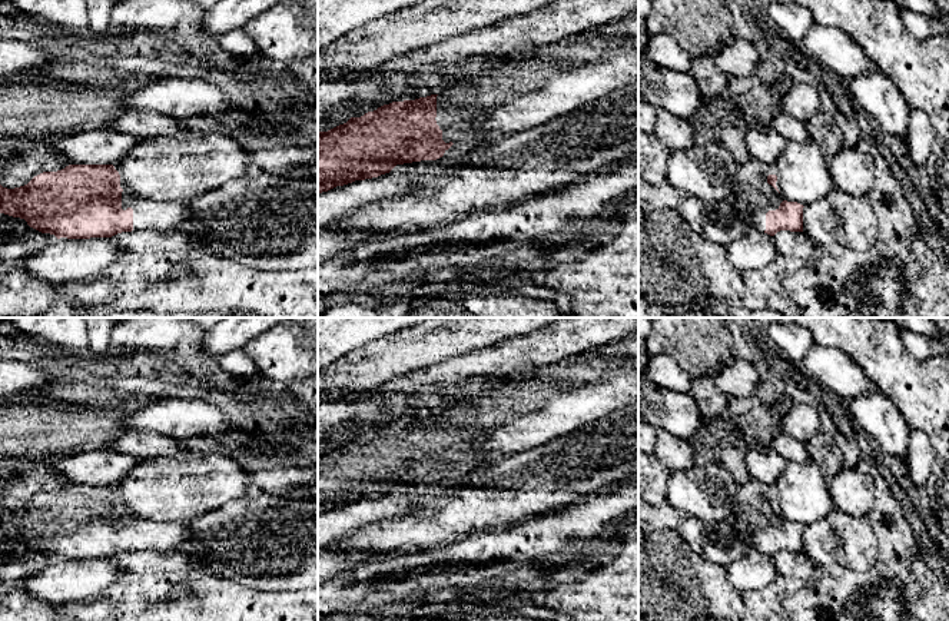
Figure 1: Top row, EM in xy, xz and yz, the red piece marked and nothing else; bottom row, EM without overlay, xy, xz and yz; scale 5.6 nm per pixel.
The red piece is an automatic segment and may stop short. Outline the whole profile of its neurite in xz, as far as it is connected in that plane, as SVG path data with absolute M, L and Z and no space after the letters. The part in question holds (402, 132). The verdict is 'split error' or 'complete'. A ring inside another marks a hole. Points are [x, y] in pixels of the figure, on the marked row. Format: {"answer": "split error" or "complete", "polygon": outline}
{"answer": "split error", "polygon": "M638 17L611 21L590 31L532 47L487 73L442 89L439 94L392 102L361 117L351 117L328 132L318 130L318 193L355 180L378 177L389 173L396 165L437 160L452 145L469 149L485 139L500 139L534 127L637 80Z"}

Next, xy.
{"answer": "split error", "polygon": "M69 165L57 172L43 172L20 187L0 185L0 213L24 219L30 228L57 239L112 238L147 229L176 230L189 216L182 202L155 202L126 193L113 165Z"}

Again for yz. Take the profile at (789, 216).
{"answer": "split error", "polygon": "M750 159L739 166L734 189L729 202L749 228L770 236L780 230L803 232L803 205L787 202L776 186L773 165Z"}

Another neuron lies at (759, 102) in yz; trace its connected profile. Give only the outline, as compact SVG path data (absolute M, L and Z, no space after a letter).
M757 74L747 77L730 76L726 93L749 122L770 124L770 120L782 112L782 96Z

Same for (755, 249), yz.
M750 228L740 239L730 242L724 249L729 262L741 273L763 269L779 253L774 238L754 228Z

